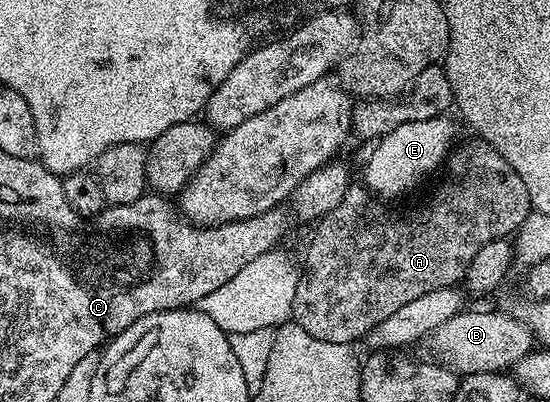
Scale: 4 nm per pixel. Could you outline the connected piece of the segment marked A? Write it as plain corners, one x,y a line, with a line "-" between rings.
474,137
471,143
466,143
463,147
461,145
455,146
444,164
444,171
447,171
450,176
427,197
426,203
412,208
411,211
404,212
403,215
398,211
389,211
386,208
389,206
375,198
365,186
352,185
344,193
340,205
336,205
336,209
332,209
327,215
317,220
315,227
318,228
315,229
314,236
311,237
310,244
306,247
306,267
304,263
301,268
299,285
296,286
295,300
292,302
293,322
300,324
304,333
312,333
312,337
320,337
320,341
357,344
357,339
359,342
371,329
380,325
380,321
384,321
384,317
396,313
396,309
404,309
404,305
408,305
408,301
416,301
416,297
424,297
424,293
432,293
441,287
453,287
461,284
466,278
466,270
472,265
472,257
476,257
476,253
480,253
480,249
484,249
484,245
488,245
488,241
513,236
519,225
531,218
532,208
528,189
525,187
520,173
516,173
516,169
512,169
512,165
508,165
508,161
504,161
504,157
499,151
491,143
487,143
485,139

